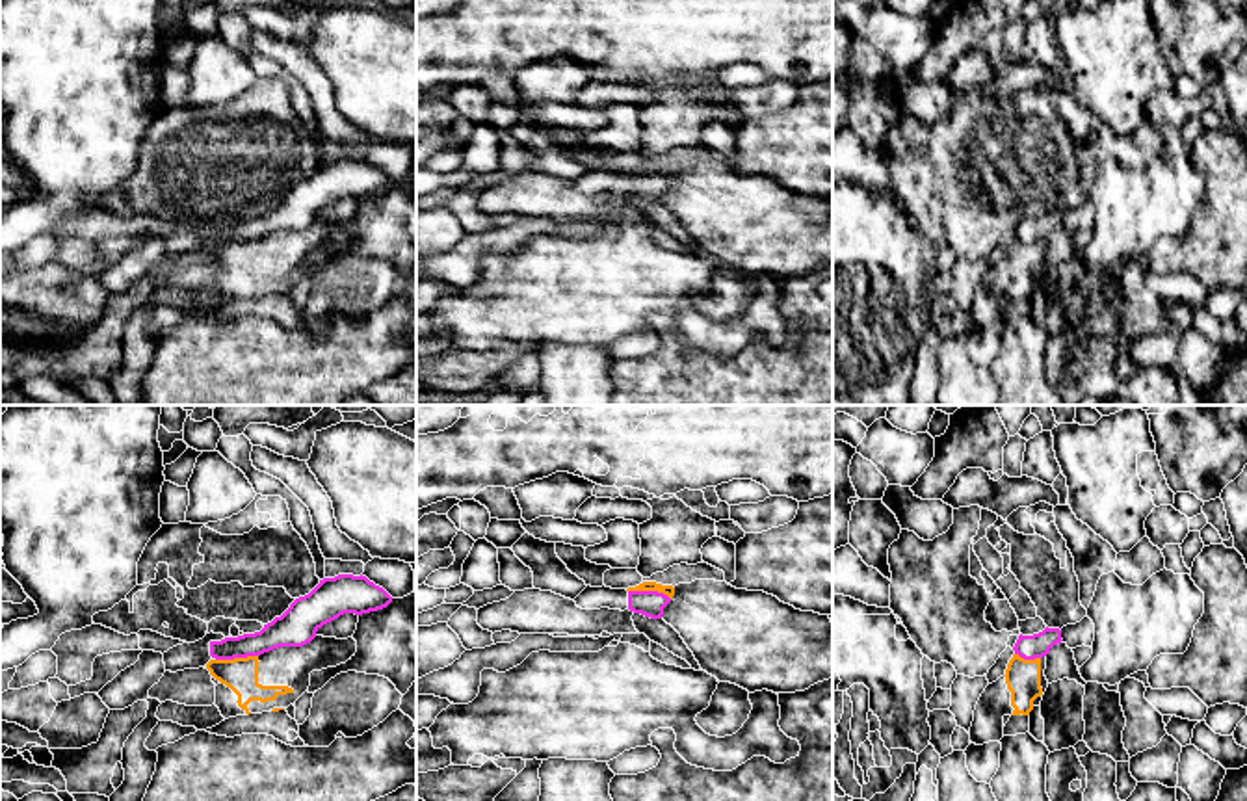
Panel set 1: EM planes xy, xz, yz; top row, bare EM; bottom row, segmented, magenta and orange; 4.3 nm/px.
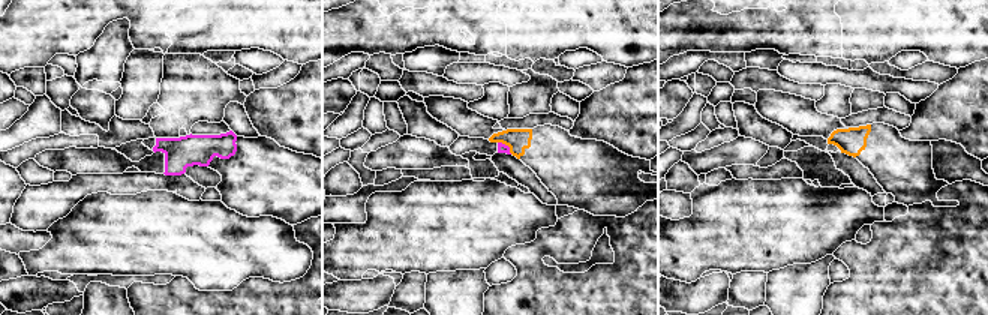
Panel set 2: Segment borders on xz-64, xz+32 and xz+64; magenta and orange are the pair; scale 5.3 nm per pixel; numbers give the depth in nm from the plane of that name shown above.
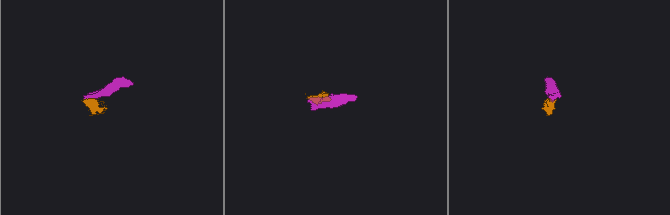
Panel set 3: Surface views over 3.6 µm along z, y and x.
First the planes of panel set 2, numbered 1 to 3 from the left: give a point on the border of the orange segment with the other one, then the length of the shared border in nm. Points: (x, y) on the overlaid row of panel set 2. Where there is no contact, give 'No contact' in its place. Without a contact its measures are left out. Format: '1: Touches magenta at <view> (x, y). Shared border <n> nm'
1: No contact
2: Touches magenta at xz+32 (507, 146). Shared border 100 nm
3: No contact

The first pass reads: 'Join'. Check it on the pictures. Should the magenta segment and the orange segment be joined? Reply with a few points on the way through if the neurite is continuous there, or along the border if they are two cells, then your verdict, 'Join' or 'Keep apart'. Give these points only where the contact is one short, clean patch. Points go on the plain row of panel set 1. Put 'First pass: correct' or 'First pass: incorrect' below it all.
Boundary: xy (257, 238), (216, 244). Keep apart
First pass: incorrect

